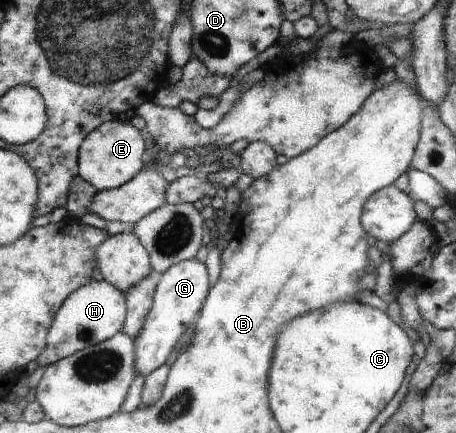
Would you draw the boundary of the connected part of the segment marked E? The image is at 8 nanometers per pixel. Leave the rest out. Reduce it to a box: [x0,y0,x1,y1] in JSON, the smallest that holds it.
[78,118,146,191]

